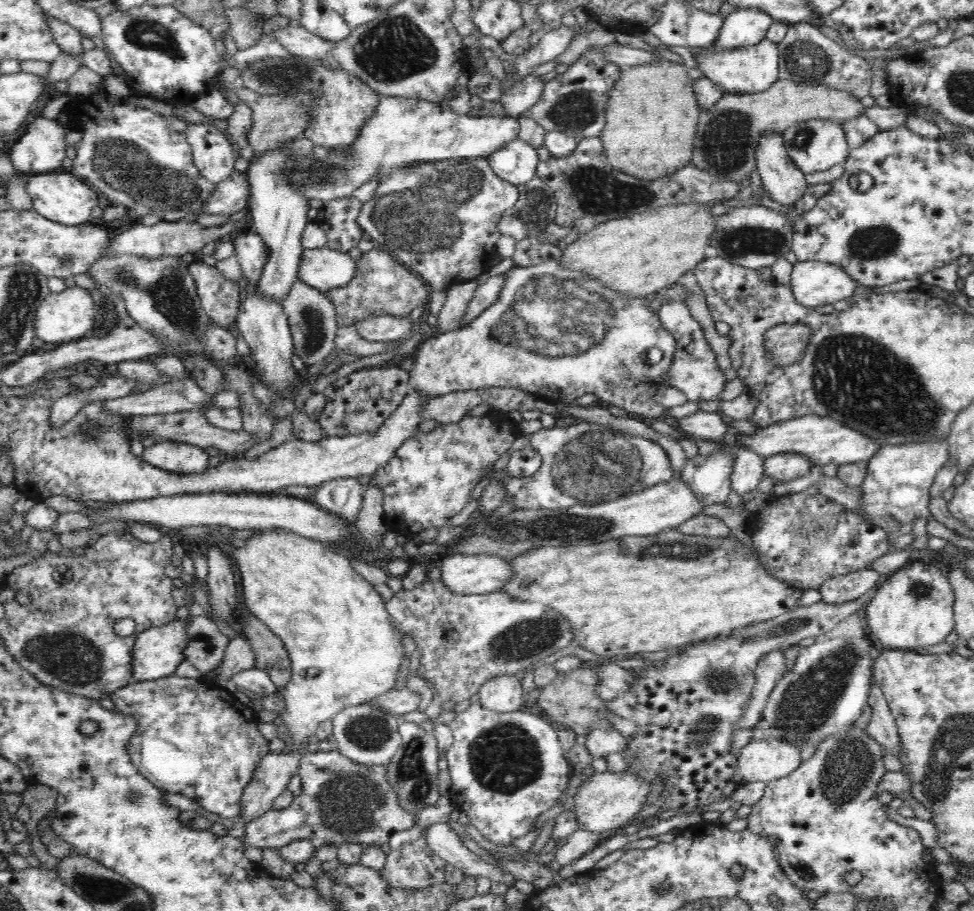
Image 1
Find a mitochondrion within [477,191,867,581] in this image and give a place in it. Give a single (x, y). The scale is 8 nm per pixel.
(555, 316)

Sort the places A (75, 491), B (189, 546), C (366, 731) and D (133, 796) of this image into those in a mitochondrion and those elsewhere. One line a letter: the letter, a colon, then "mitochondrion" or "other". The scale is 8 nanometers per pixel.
A: other
B: other
C: mitochondrion
D: mitochondrion

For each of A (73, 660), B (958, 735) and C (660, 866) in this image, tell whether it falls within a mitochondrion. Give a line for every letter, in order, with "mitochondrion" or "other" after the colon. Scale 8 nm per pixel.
A: mitochondrion
B: mitochondrion
C: other

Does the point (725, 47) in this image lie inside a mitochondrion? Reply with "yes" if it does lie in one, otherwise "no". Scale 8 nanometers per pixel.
no

